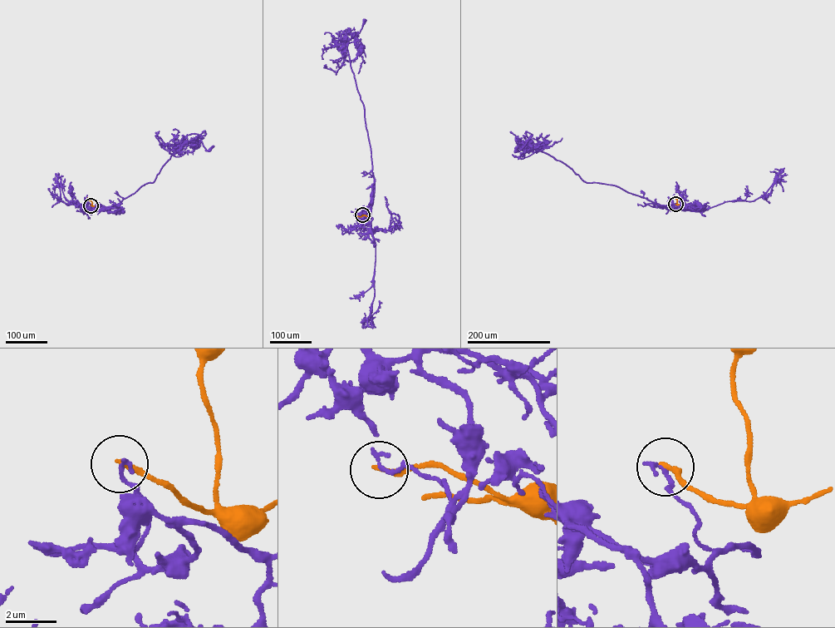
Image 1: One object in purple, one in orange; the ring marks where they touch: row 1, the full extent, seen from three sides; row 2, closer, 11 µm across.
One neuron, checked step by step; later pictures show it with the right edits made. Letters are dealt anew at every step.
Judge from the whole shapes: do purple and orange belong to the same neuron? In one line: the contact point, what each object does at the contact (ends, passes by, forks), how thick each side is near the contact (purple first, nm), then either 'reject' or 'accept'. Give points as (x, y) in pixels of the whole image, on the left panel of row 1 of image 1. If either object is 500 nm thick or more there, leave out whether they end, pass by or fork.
at (90, 205); purple ends there; orange ends there; 200 nm thick on the purple side, 200 nm on the other; reject

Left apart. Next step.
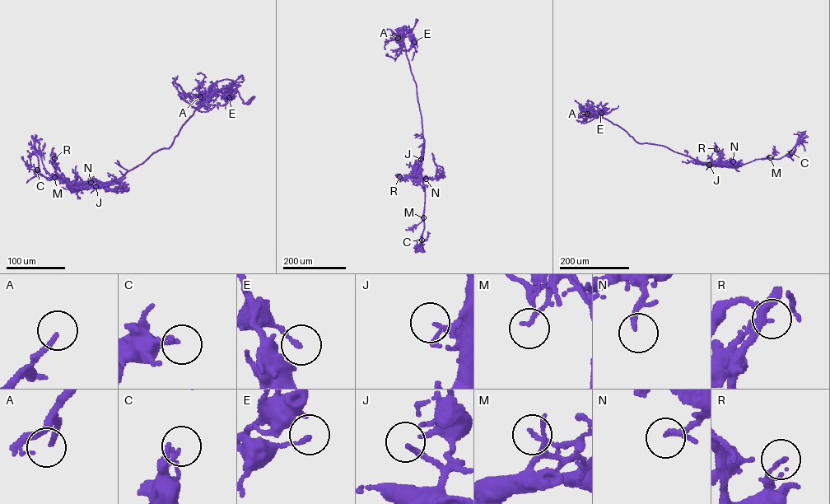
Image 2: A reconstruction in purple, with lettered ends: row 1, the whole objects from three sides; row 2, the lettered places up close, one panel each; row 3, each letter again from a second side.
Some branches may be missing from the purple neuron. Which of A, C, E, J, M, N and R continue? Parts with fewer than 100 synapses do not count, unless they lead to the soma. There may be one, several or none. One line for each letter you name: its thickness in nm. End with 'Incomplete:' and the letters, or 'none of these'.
A: Thickness 180 nm
Incomplete: A

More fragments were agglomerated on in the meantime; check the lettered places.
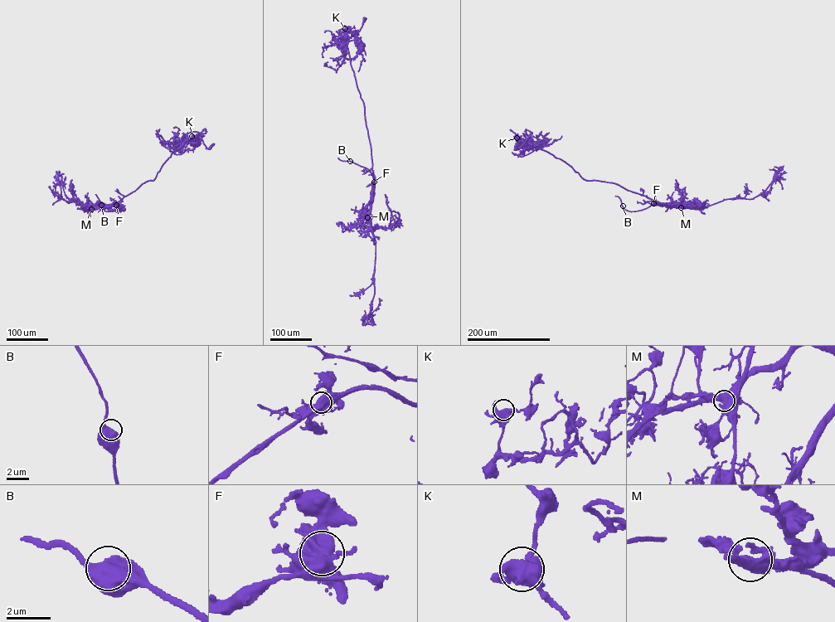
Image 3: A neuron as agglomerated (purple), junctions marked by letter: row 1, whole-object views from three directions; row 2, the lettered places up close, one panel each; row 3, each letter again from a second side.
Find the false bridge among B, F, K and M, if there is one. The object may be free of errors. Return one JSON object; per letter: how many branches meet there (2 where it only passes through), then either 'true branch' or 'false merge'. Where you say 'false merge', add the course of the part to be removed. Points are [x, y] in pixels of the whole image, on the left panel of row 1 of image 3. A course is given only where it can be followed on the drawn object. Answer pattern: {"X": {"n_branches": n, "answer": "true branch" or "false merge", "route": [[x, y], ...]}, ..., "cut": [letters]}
{"B": {"n_branches": 2, "answer": "true branch"}, "F": {"n_branches": 3, "answer": "false merge", "route": [[116, 205], [114, 211], [104, 211], [95, 194]]}, "K": {"n_branches": 3, "answer": "true branch"}, "M": {"n_branches": 2, "answer": "true branch"}, "cut": ["F"]}

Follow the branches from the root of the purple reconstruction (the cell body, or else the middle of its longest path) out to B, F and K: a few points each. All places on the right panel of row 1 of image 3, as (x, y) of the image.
B: (516, 148), (531, 132), (531, 143), (565, 162), (584, 179), (616, 183), (661, 205), (631, 211), (623, 206)
F: (516, 148), (520, 148), (531, 132), (531, 143), (565, 162), (584, 179), (616, 183), (661, 205), (653, 203)
K: (516, 148), (520, 148), (531, 132), (529, 134), (531, 143), (537, 148), (520, 142), (517, 138)

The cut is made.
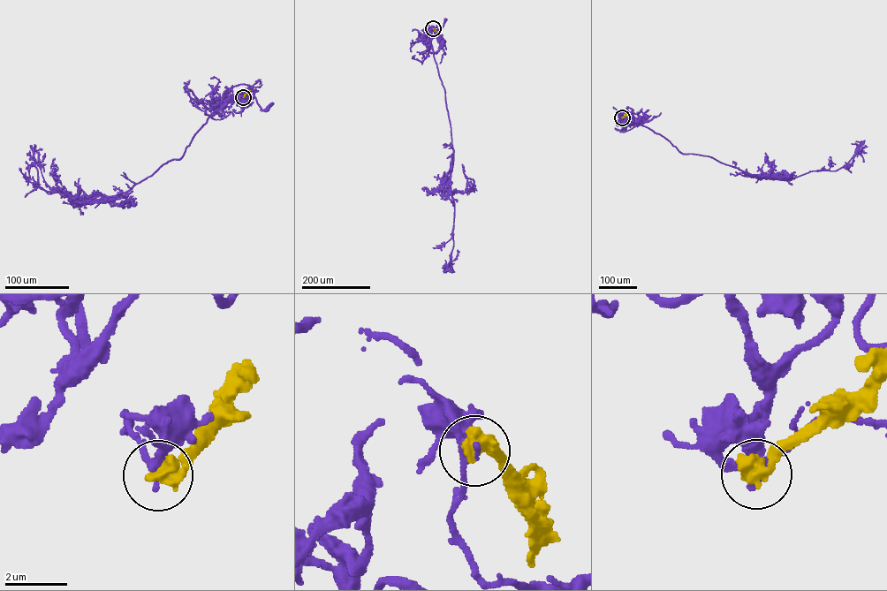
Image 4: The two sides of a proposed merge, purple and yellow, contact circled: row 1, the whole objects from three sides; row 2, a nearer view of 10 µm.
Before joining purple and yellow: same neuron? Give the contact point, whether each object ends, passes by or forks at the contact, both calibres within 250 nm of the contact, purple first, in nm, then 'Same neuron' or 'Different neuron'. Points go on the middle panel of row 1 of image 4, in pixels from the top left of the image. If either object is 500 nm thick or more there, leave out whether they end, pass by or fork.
Place: (433, 28). Thickness 160 nm (purple) against 550 nm. Different neuron

